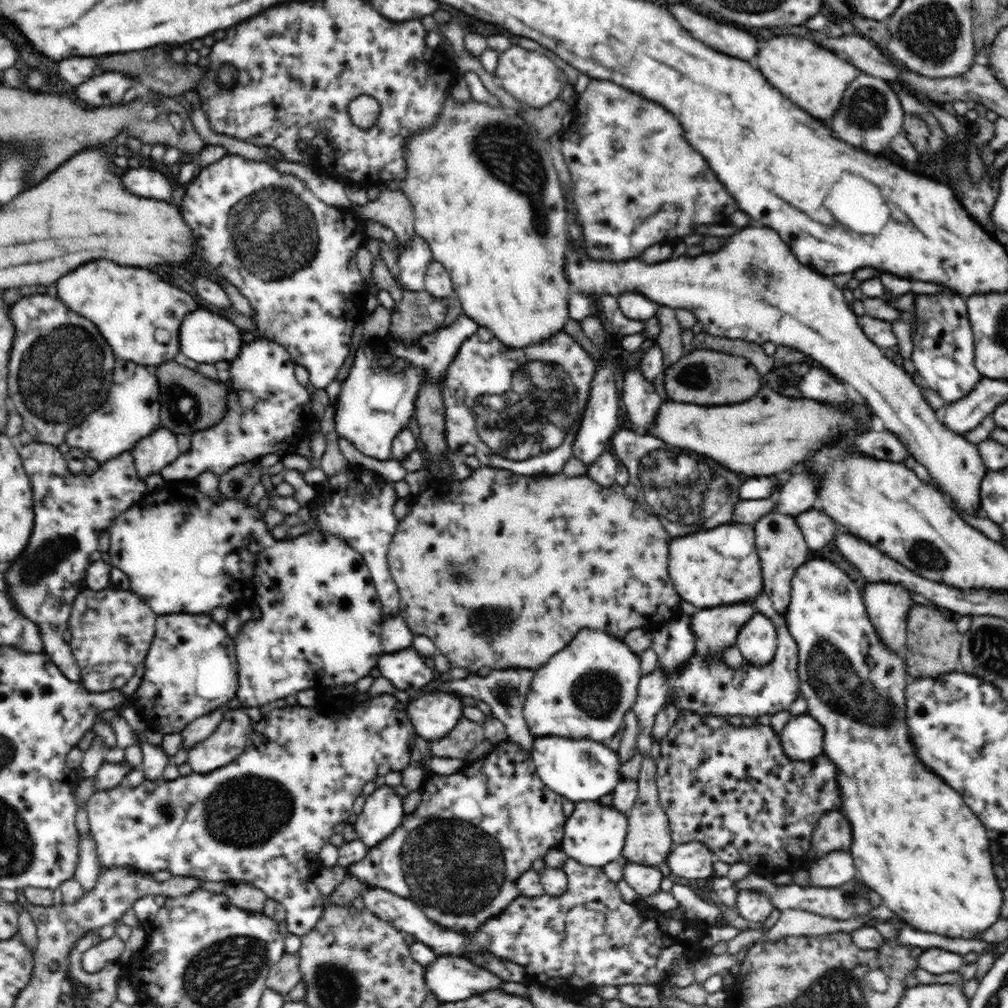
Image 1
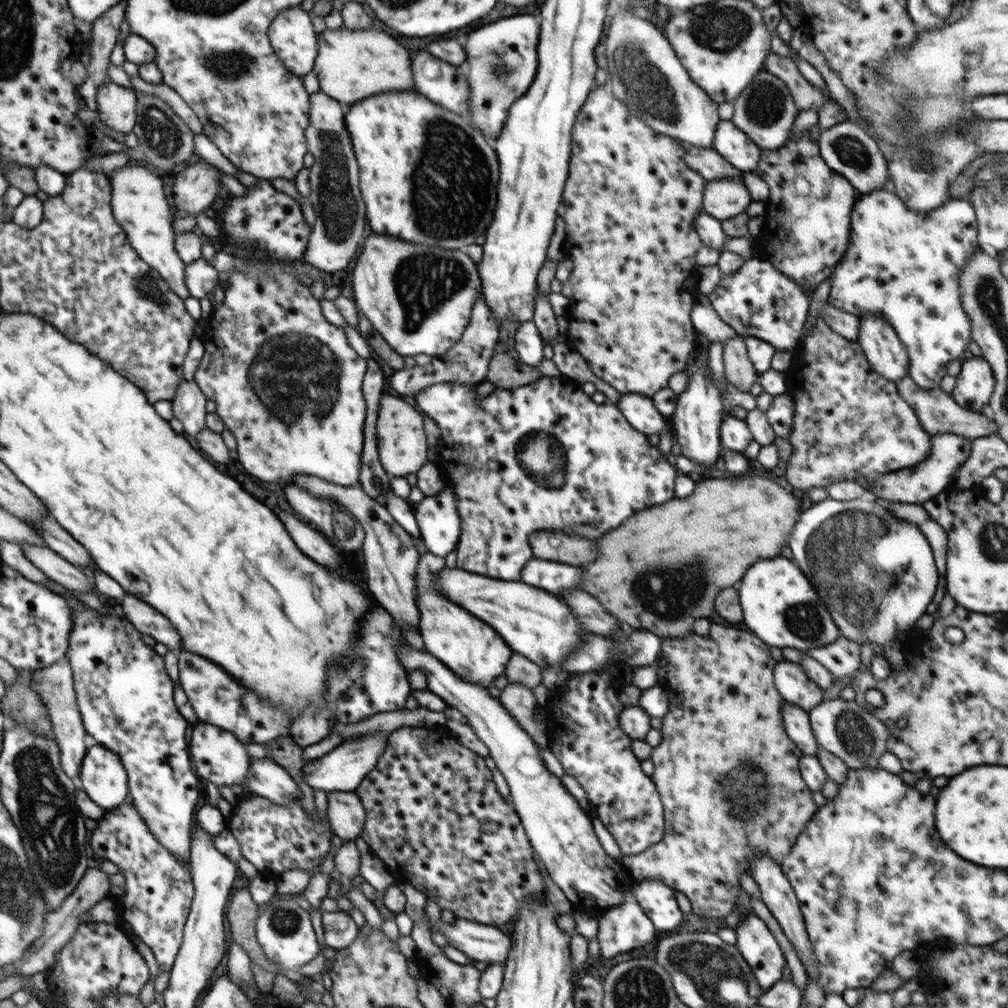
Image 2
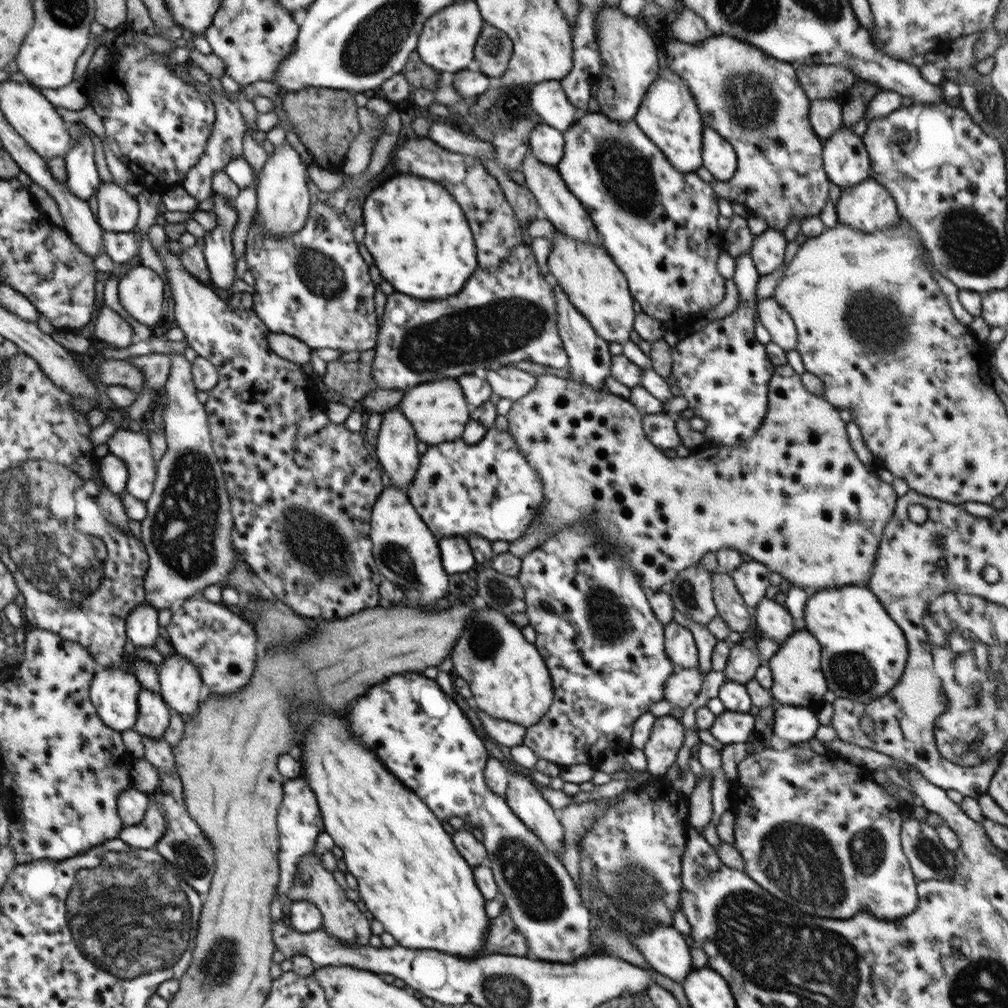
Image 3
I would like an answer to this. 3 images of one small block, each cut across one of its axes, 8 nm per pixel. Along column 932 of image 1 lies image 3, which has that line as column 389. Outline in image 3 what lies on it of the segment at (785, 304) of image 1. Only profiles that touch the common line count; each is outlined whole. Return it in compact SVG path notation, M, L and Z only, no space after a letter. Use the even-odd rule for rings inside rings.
M393 407L382 413L382 425L380 425L378 438L375 440L373 455L384 472L388 474L391 484L404 493L413 483L416 471L418 471L418 465L420 465L421 454L418 453L416 448L418 441L414 428L404 418L400 408Z

